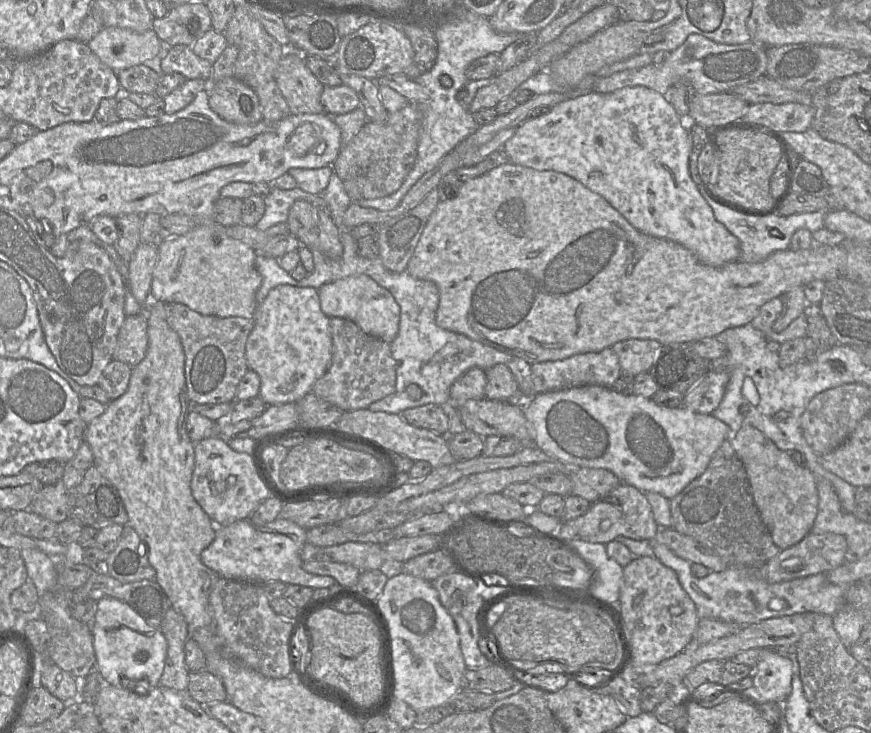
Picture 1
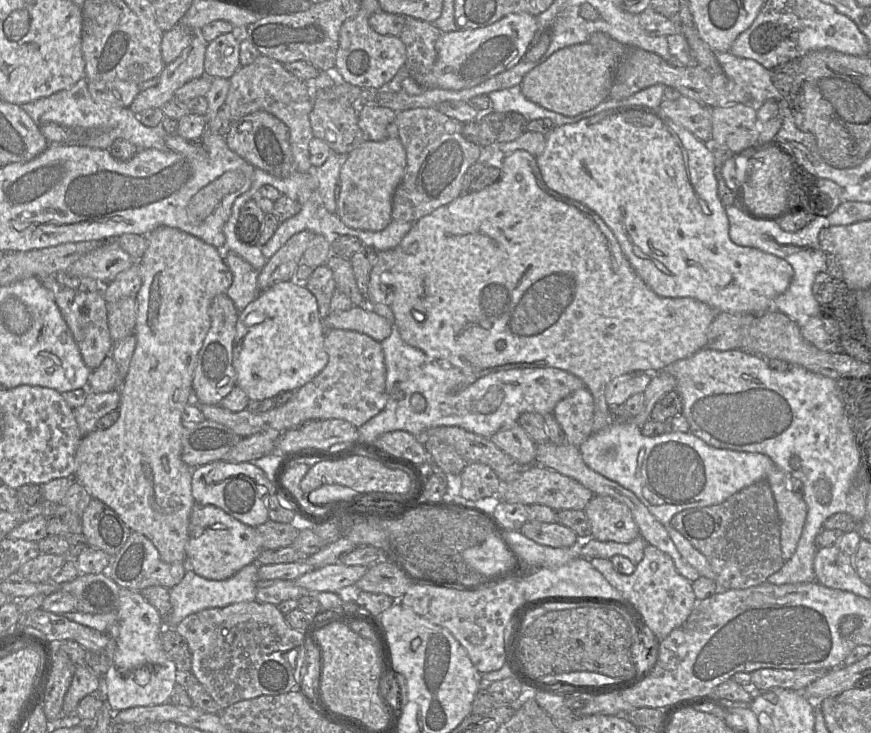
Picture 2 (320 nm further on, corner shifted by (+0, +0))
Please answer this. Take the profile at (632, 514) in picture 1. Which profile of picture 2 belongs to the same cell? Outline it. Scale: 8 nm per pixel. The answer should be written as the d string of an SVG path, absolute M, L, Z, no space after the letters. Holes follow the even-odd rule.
M594 495L583 511L592 538L598 541L629 543L639 536L630 509L610 496Z

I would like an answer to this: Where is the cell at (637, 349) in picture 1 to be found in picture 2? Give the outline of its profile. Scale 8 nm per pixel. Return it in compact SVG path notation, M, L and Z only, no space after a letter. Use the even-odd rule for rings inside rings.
M643 371L630 372L614 378L607 384L605 389L606 403L609 406L624 404L630 396L636 393L643 393L651 379L652 373Z

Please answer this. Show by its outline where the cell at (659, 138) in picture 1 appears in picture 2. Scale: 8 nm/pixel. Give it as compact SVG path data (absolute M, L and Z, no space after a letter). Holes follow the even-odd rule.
M619 107L603 110L576 123L555 126L545 136L545 148L535 157L546 186L584 204L598 214L612 230L633 270L654 293L666 298L693 298L707 304L716 312L761 316L767 312L776 311L775 299L789 287L794 275L793 268L782 258L753 247L739 246L730 239L725 206L718 196L718 182L715 176L711 144L699 140L689 130L669 120L661 113L659 107Z

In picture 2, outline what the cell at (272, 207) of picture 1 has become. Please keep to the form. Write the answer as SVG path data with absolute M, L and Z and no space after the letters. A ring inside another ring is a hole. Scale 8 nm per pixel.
M318 185L318 194L316 198L309 198L303 204L301 204L301 210L295 216L287 219L286 221L280 223L279 227L273 234L272 238L265 244L260 246L264 257L269 260L271 257L295 234L302 232L302 231L310 231L313 234L320 234L324 235L327 238L334 238L340 235L350 235L356 237L353 234L353 231L350 230L350 227L347 227L339 218L337 213L330 213L325 206L323 205L321 199L319 198L319 185Z

